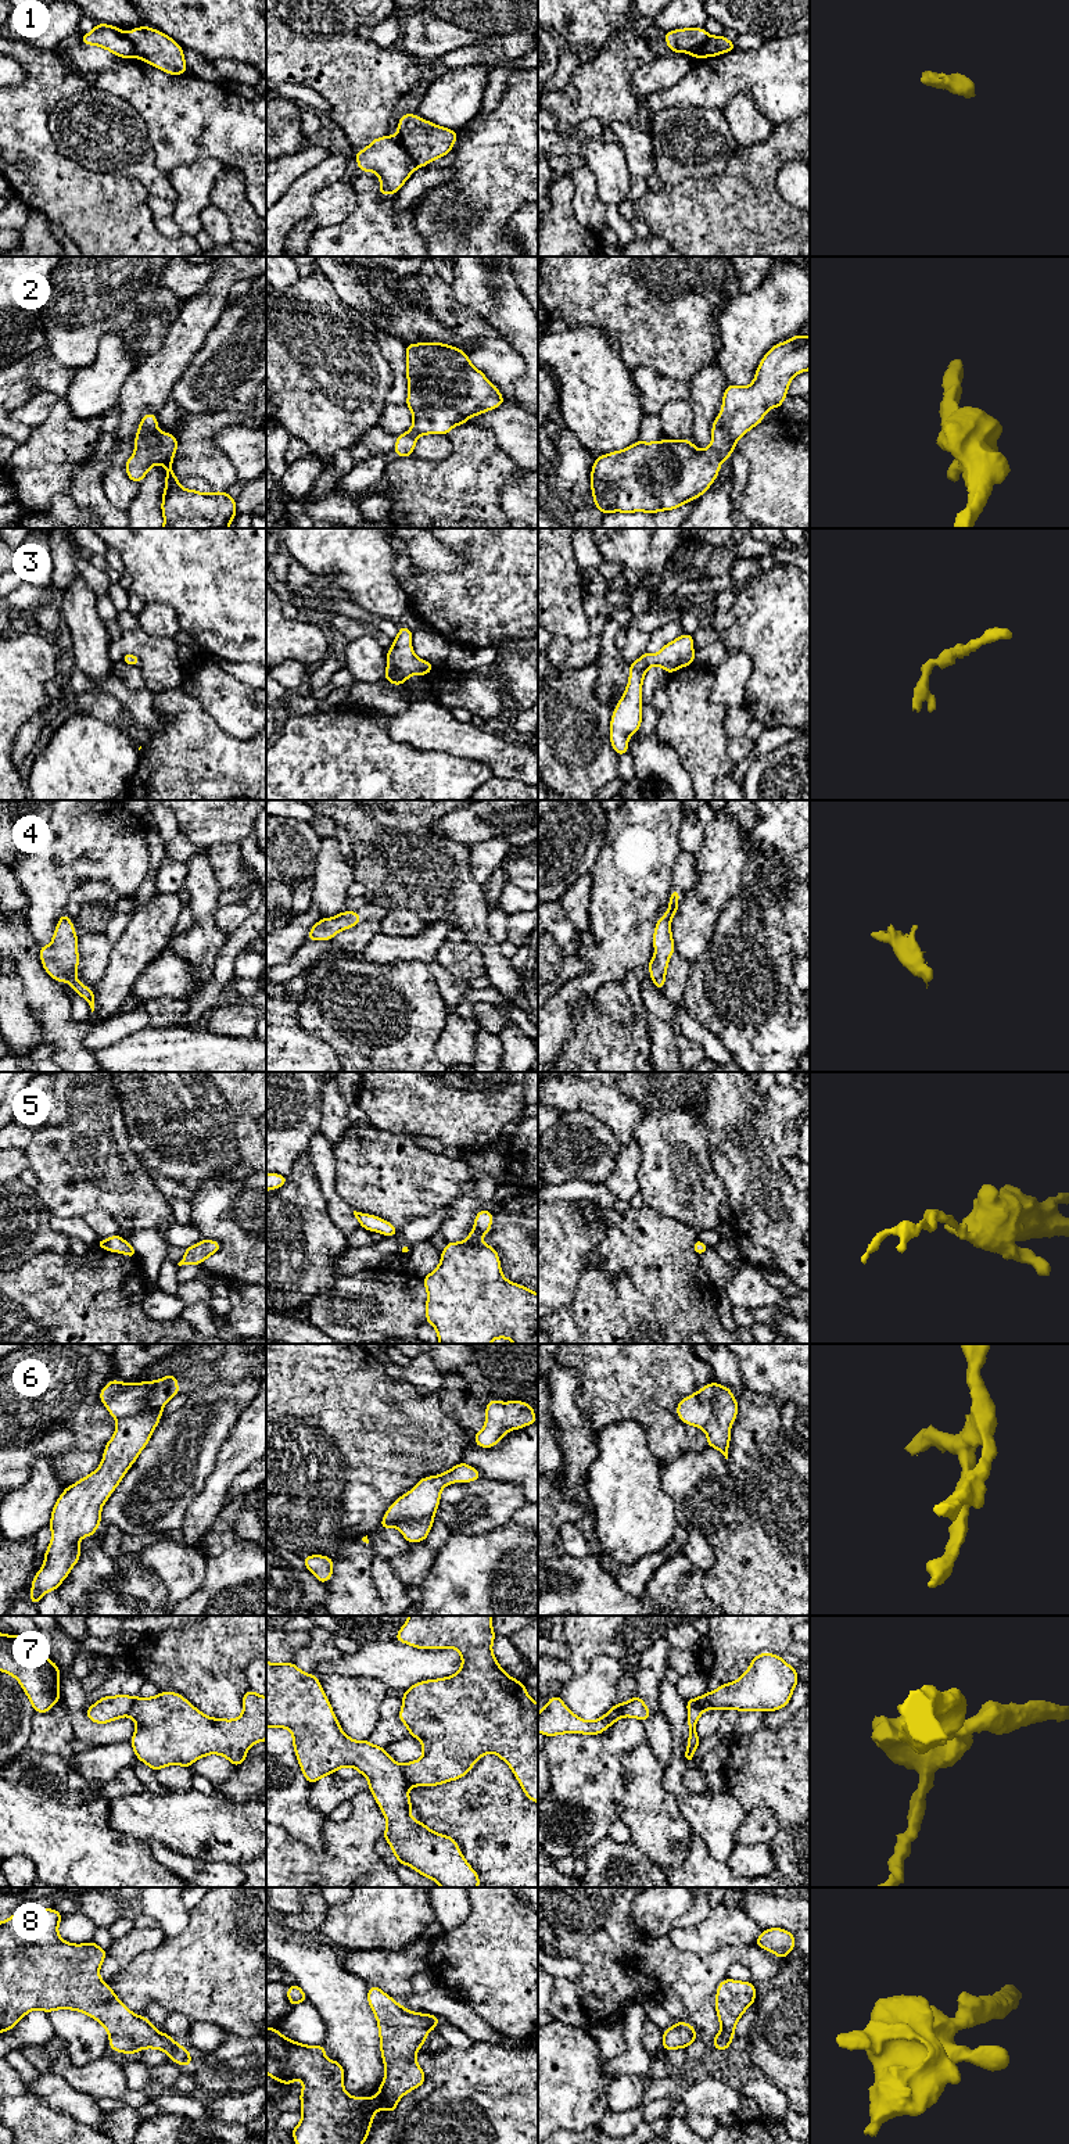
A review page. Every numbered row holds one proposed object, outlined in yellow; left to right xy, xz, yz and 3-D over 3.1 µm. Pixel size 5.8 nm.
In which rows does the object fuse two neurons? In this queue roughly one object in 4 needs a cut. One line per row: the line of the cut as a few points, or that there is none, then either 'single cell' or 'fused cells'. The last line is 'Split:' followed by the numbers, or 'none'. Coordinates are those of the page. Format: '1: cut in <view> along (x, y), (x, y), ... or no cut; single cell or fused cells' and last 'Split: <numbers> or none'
1: cut in xz along (393, 137), (418, 165); fused cells
2: no cut; single cell
3: no cut; single cell
4: no cut; single cell
5: no cut; single cell
6: cut in xy along (147, 1383), (147, 1409), (140, 1415), (124, 1416), (117, 1420); fused cells
7: cut in xz along (401, 1766), (402, 1775), (411, 1786); fused cells
8: no cut; single cell
Split: 1, 6, 7

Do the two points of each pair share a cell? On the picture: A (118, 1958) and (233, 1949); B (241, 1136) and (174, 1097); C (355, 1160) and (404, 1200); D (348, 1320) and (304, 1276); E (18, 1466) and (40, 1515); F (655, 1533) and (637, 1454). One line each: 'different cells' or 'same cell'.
A: different cells
B: same cell
C: same cell
D: different cells
E: different cells
F: same cell

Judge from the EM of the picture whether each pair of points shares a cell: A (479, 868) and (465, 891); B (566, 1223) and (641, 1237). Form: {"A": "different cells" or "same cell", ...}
{"A": "different cells", "B": "different cells"}

